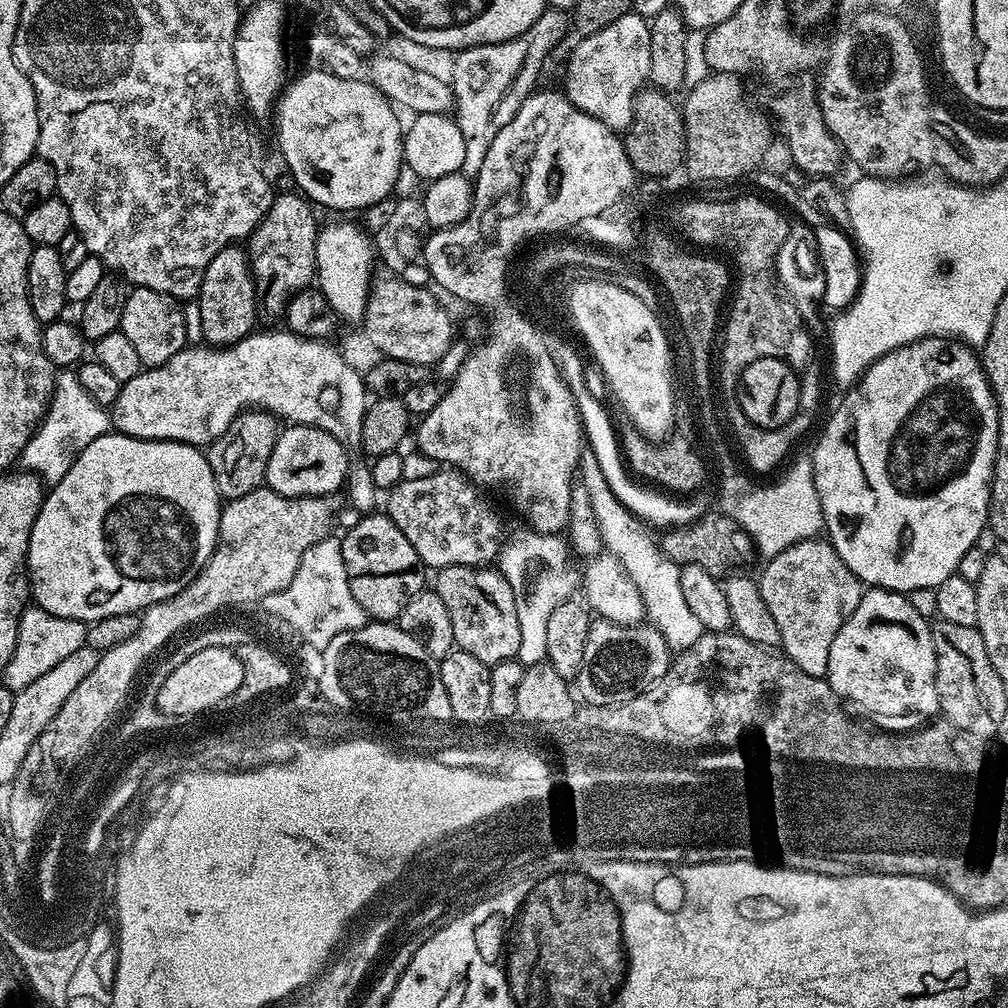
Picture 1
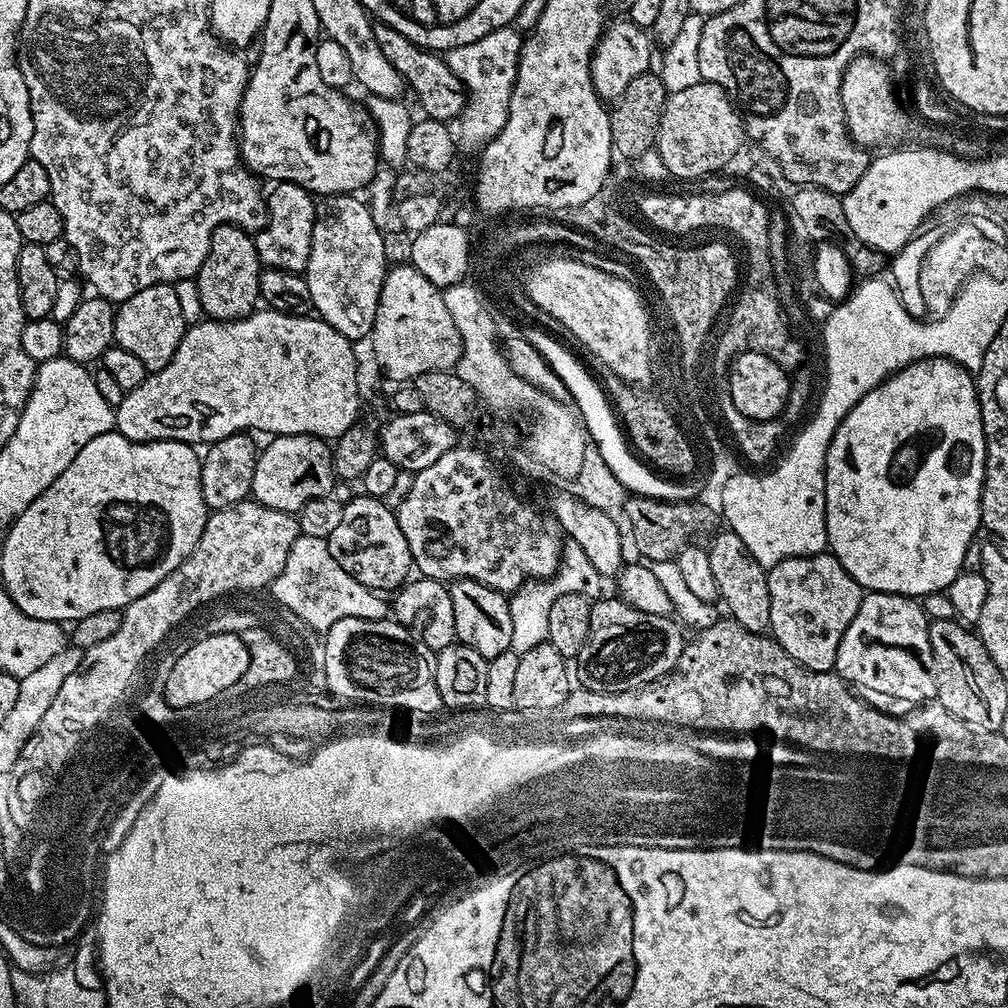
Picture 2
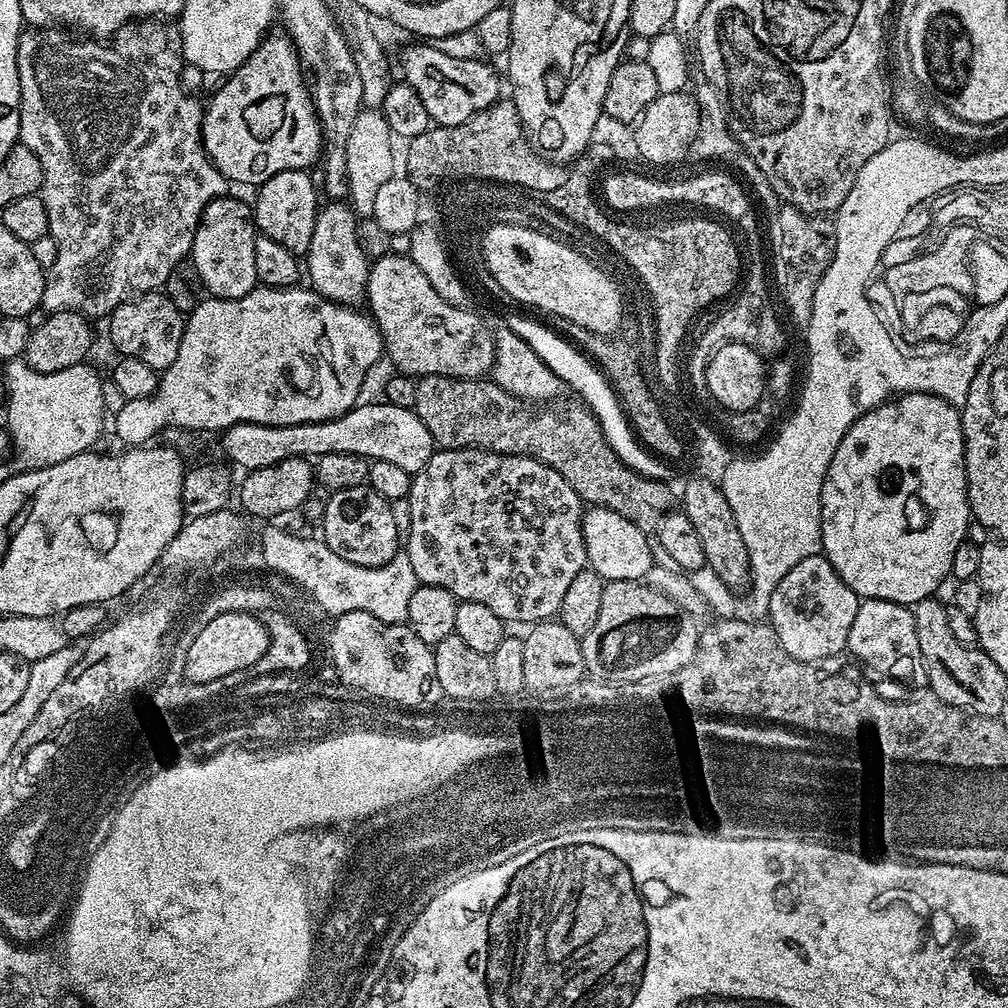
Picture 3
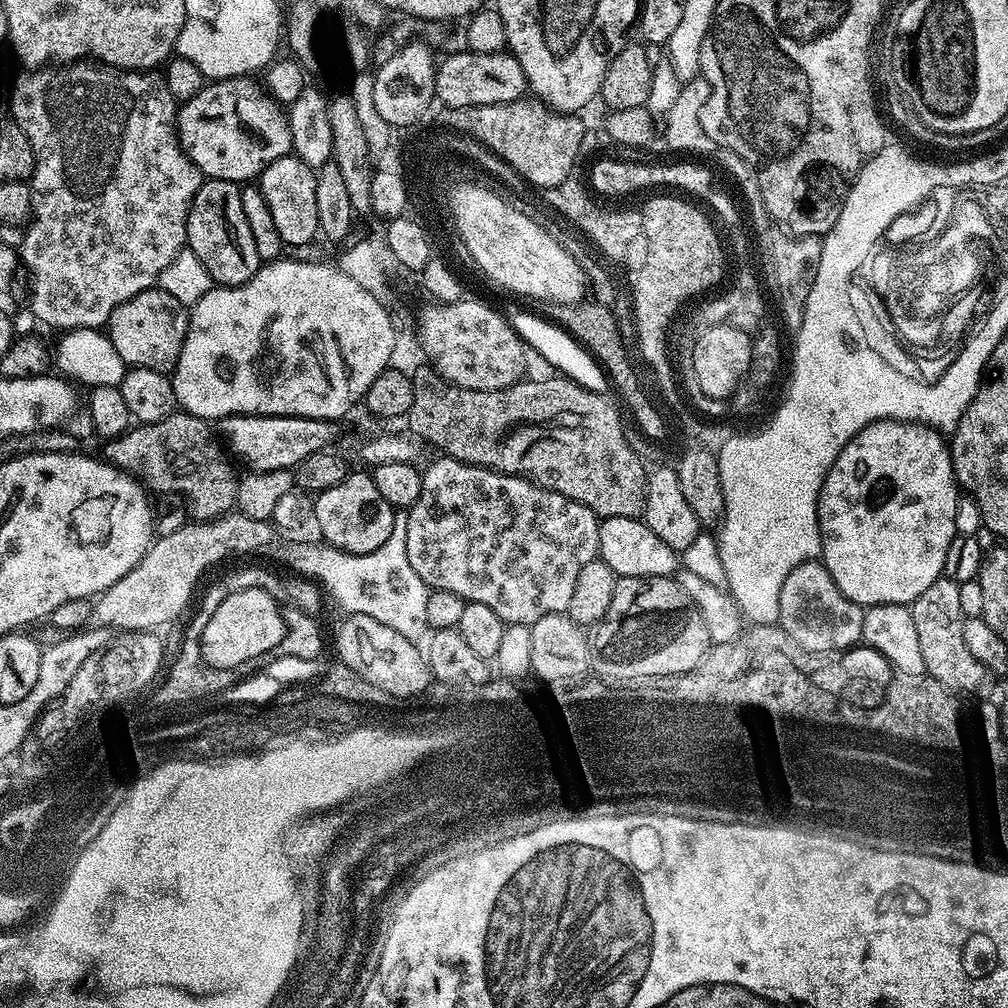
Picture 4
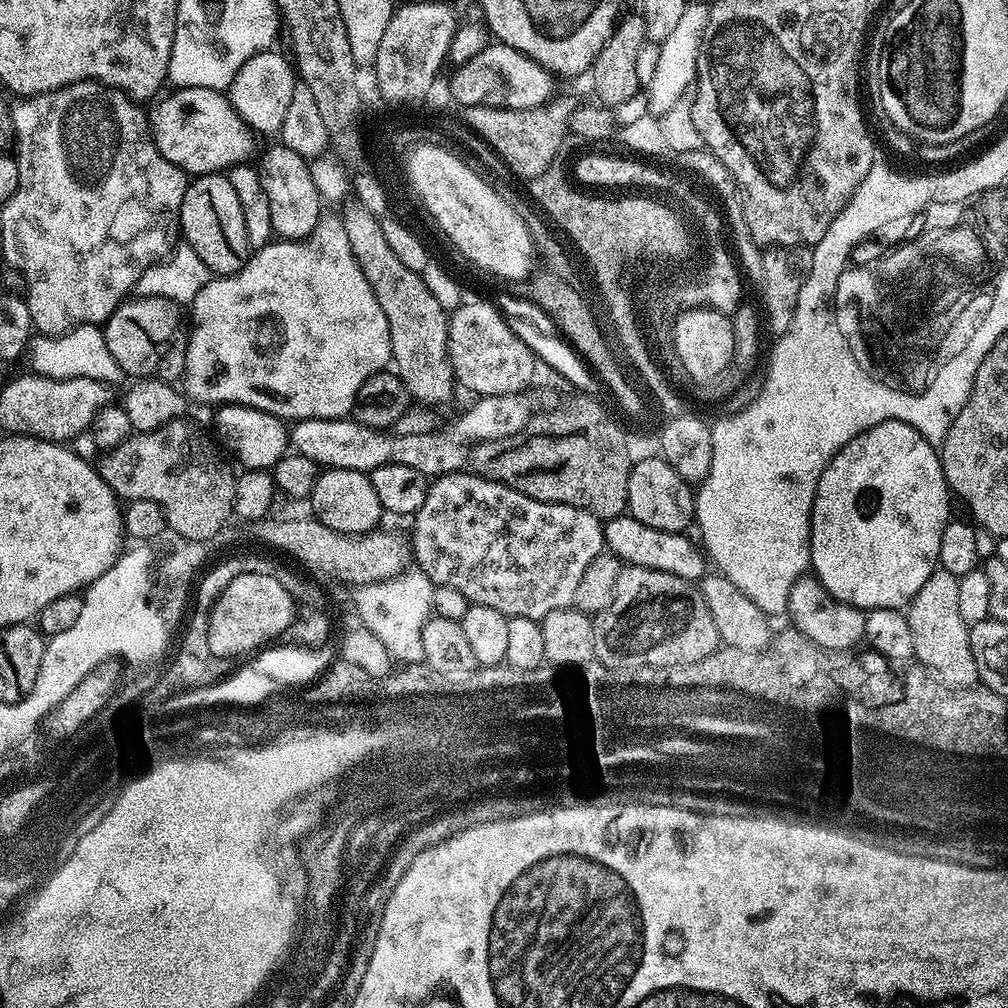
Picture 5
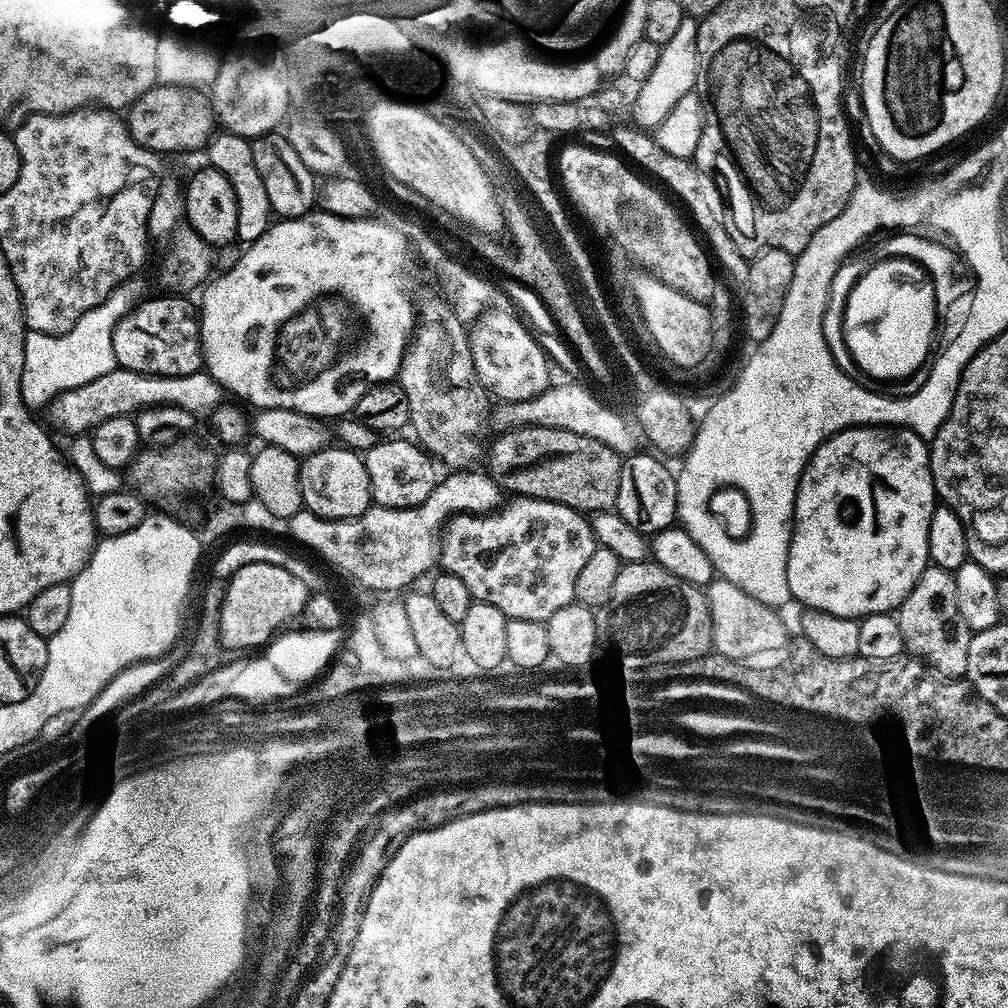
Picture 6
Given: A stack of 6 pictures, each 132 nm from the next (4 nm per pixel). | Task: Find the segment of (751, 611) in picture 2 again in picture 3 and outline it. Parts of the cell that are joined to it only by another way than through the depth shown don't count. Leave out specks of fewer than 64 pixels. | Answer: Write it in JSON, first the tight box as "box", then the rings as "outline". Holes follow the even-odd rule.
{"box":[682,475,752,590],"outline":[[[702,475],[693,477],[684,488],[682,510],[686,518],[690,518],[694,530],[698,530],[707,567],[713,568],[718,578],[733,590],[747,589],[752,579],[750,554],[746,550],[746,542],[742,542],[742,530],[738,530],[738,522],[734,522],[734,510],[730,510],[730,502],[726,502],[723,487]]]}

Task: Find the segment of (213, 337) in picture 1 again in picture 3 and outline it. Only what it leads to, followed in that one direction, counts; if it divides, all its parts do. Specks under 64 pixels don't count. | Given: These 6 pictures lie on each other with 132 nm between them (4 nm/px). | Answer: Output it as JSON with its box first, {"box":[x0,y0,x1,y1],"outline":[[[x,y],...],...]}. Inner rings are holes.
{"box":[190,194,258,300],"outline":[[[232,194],[211,200],[202,210],[194,234],[190,261],[196,267],[195,279],[204,283],[209,297],[218,300],[237,300],[250,294],[258,286],[254,266],[254,242],[258,235],[251,203],[243,204]]]}

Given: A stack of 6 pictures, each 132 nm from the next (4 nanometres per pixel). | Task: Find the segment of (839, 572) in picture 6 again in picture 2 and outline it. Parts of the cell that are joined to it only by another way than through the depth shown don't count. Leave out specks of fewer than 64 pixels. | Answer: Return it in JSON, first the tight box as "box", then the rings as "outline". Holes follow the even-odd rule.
{"box":[824,356,986,598],"outline":[[[927,356],[925,360],[900,368],[887,376],[882,383],[874,386],[870,394],[866,394],[842,418],[838,430],[828,447],[824,459],[824,525],[828,535],[828,548],[831,555],[837,556],[840,564],[860,583],[860,587],[868,592],[889,592],[899,596],[923,598],[932,592],[943,592],[959,576],[964,566],[966,546],[977,539],[981,531],[980,495],[984,485],[984,467],[986,466],[986,438],[982,426],[982,410],[980,399],[976,393],[976,382],[973,373],[967,372],[963,366],[945,356]]]}

